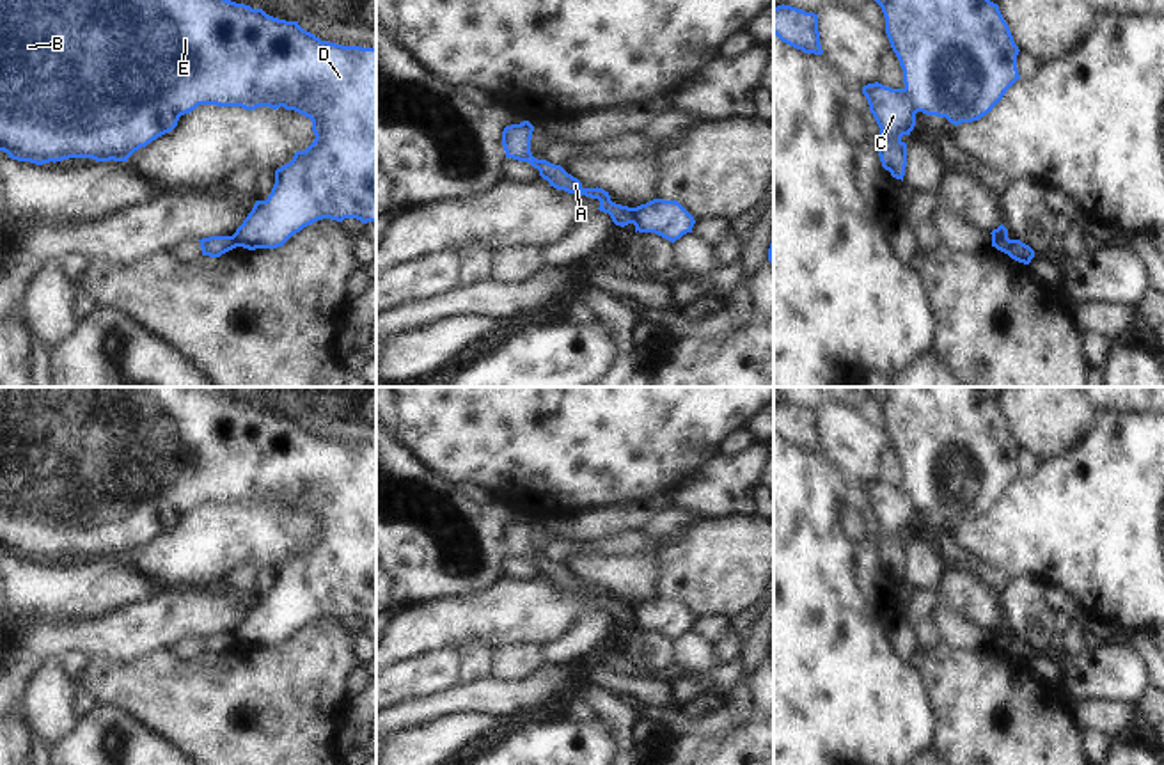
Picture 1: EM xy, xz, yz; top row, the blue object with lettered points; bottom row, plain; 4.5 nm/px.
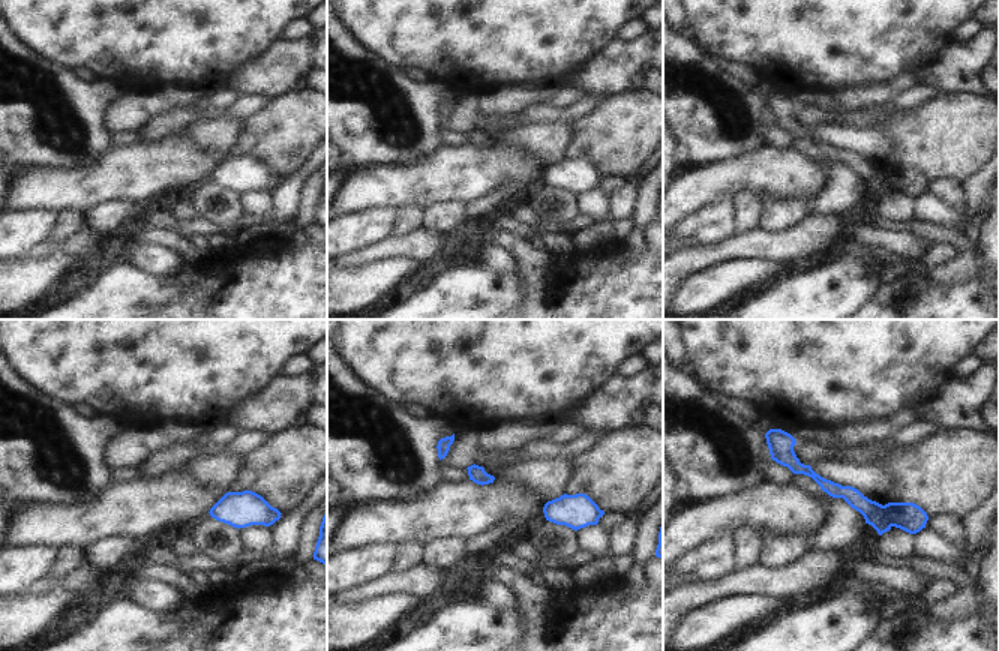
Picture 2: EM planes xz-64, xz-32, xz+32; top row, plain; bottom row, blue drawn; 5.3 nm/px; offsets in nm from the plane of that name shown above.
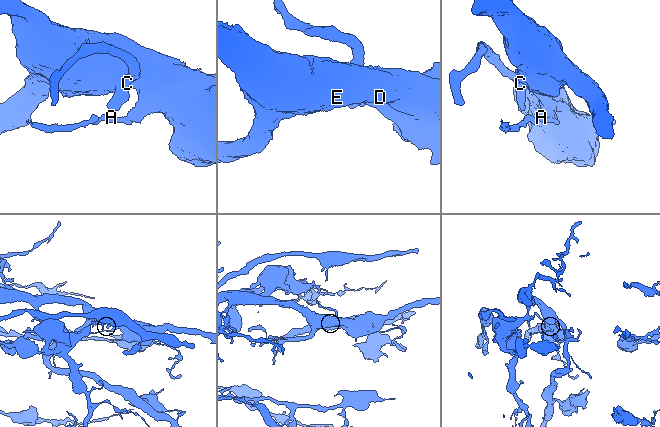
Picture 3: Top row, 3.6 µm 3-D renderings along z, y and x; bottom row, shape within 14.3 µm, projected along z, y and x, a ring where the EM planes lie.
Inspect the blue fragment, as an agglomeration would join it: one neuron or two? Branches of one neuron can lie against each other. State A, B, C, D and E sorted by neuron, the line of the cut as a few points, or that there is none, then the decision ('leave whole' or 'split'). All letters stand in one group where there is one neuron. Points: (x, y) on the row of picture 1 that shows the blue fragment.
A / B C D E | xz (632, 208), (636, 224) | split

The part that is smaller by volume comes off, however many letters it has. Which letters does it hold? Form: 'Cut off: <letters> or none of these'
Cut off: A

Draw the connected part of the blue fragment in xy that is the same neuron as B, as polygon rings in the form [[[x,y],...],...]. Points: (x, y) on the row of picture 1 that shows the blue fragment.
[[[0,0],[0,151],[35,165],[69,158],[128,162],[199,105],[284,106],[312,121],[314,142],[275,170],[266,201],[232,234],[240,247],[277,248],[323,220],[376,222],[376,48],[321,41],[298,21],[231,0]]]

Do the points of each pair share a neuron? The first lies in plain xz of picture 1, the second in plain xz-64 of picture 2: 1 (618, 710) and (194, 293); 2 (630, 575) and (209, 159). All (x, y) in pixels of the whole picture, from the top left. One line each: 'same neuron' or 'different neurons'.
1: different neurons
2: different neurons

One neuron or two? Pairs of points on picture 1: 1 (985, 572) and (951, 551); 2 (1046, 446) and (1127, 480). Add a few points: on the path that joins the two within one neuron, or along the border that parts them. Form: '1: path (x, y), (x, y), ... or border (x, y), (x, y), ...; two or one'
1: path (976, 565), (960, 556); one
2: border (1093, 425), (1067, 451), (1040, 462); two

